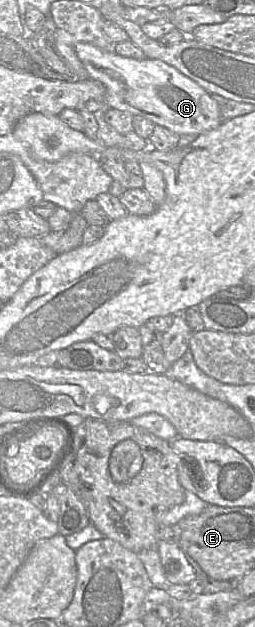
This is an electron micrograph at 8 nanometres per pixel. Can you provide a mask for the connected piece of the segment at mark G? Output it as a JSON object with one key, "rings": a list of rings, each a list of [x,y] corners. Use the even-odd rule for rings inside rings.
{"rings":[[[77,43],[74,50],[84,65],[89,79],[101,82],[110,109],[127,111],[151,120],[174,133],[200,135],[221,124],[220,108],[198,83],[172,65],[159,59],[135,59],[106,51],[90,43]]]}

